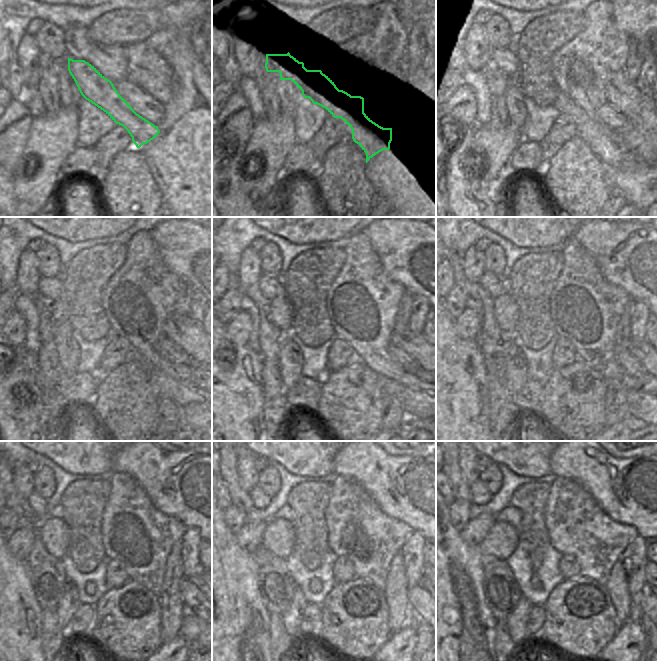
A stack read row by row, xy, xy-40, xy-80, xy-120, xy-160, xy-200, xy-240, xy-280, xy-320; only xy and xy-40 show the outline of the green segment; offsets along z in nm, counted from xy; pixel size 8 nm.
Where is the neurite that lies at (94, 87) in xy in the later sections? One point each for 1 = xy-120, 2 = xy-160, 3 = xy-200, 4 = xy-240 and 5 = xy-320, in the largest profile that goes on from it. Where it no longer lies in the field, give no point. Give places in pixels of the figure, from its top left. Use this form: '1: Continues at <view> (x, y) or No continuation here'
1: Continues at xy-120 (182, 395)
2: Continues at xy-160 (415, 403)
3: Continues at xy-200 (639, 403)
4: Continues at xy-240 (191, 628)
5: Continues at xy-320 (480, 496).

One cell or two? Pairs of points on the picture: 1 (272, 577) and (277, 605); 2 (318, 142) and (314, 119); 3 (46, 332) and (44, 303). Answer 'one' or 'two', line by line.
1: one
2: two
3: one

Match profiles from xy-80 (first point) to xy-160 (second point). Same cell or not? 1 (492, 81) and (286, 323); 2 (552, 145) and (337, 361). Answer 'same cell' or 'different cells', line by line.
1: different cells
2: same cell

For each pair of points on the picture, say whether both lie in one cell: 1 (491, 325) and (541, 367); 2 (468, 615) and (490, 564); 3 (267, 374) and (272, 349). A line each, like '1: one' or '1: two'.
1: two
2: two
3: two

